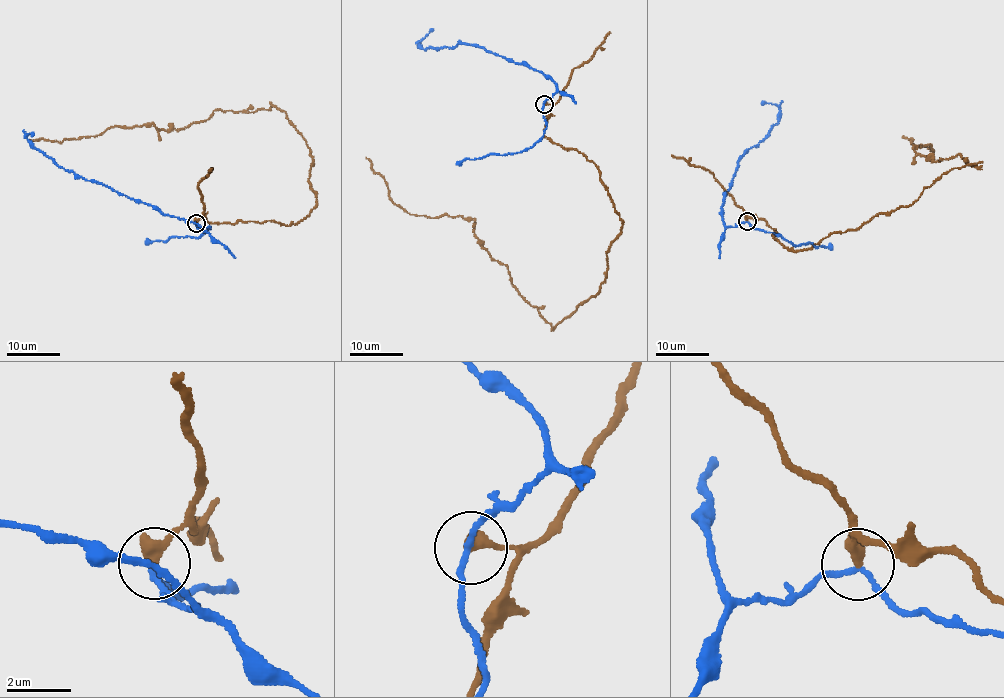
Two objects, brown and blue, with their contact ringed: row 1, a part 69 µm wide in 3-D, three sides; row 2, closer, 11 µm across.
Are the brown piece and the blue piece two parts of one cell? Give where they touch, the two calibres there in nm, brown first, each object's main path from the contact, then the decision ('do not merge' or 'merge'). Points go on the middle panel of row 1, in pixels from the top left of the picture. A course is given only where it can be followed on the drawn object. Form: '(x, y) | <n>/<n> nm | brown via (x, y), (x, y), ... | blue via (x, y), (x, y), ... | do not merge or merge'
(544, 104) | 440/160 nm | brown via (545, 105), (544, 136), (597, 167), (621, 221), (600, 291), (554, 328), (473, 218), (409, 214), (366, 157) | blue via (544, 105), (556, 90), (542, 72), (482, 47), (458, 44), (423, 49), (419, 42), (433, 29) | do not merge

